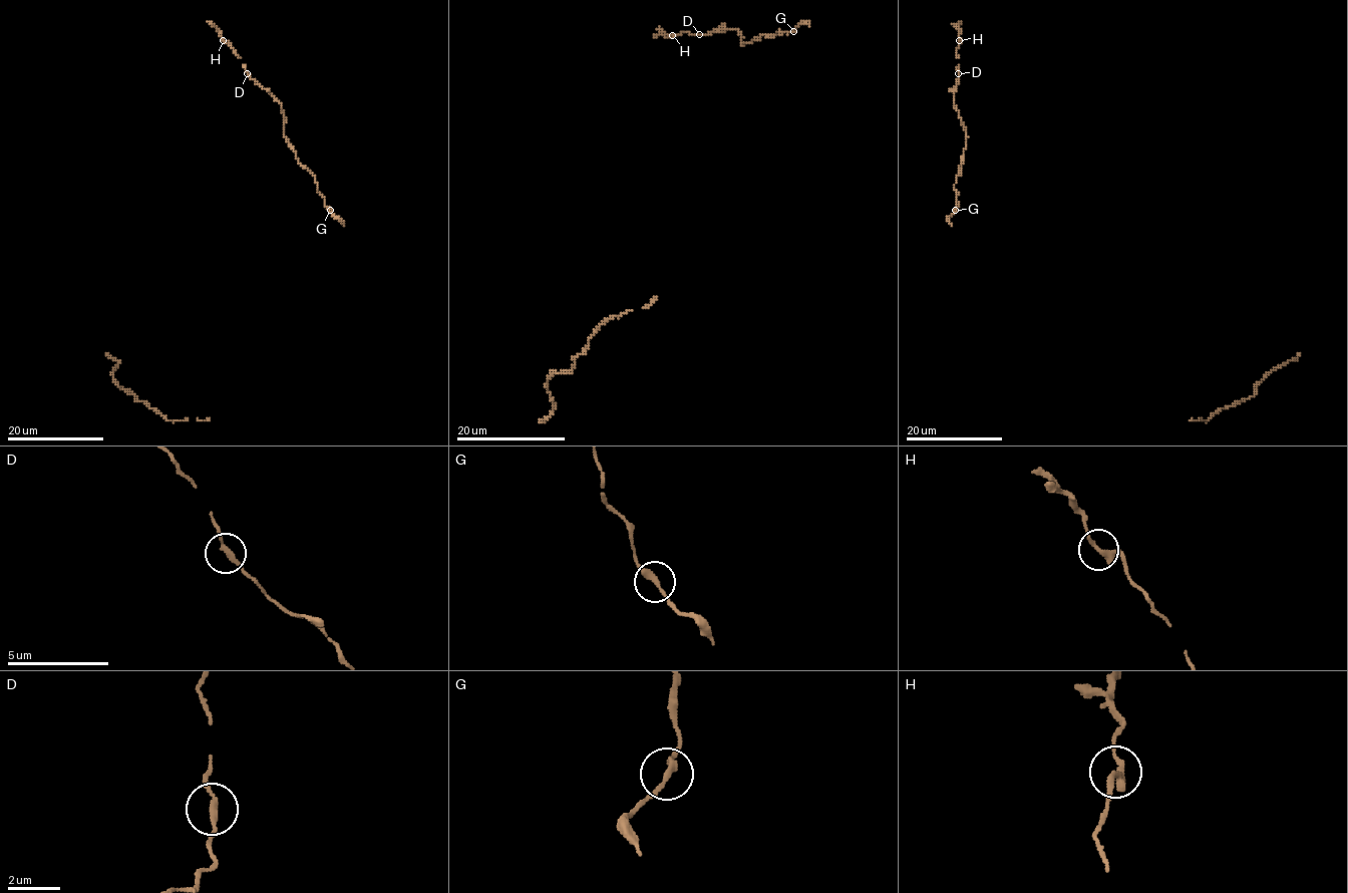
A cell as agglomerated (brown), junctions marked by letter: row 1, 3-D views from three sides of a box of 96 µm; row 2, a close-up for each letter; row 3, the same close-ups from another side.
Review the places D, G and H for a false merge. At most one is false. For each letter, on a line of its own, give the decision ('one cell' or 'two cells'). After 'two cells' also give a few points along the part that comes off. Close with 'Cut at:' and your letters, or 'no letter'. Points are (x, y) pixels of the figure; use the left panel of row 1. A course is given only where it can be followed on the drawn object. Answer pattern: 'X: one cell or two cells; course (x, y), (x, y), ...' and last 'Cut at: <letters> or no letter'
D: one cell
G: one cell
H: one cell
Cut at: no letter

